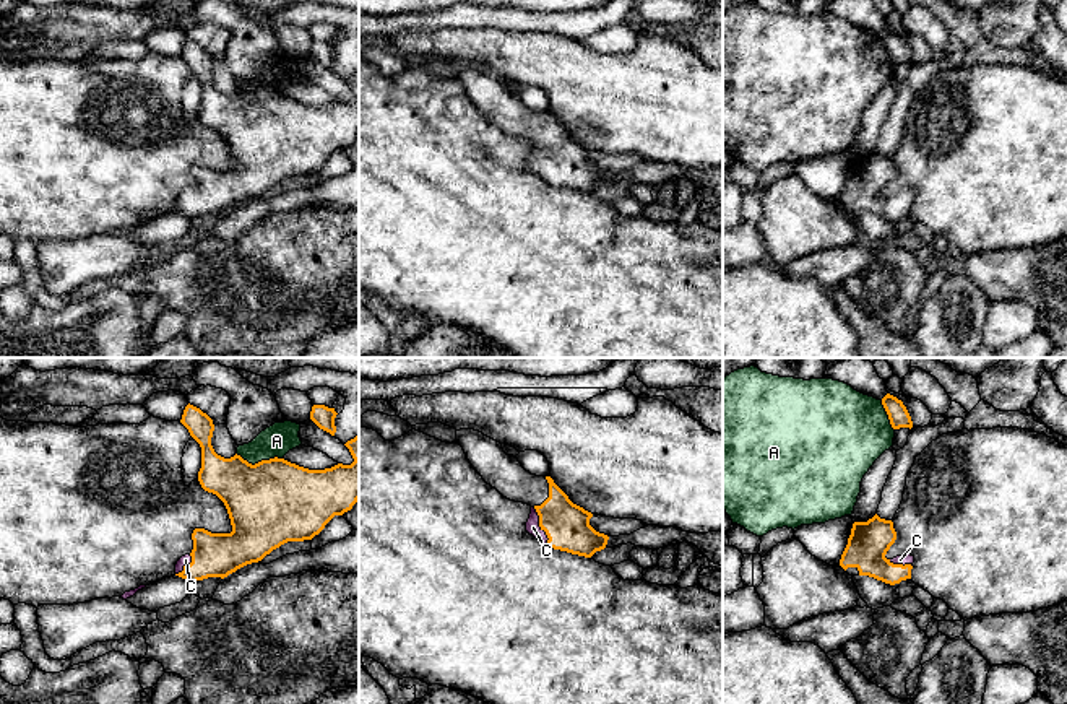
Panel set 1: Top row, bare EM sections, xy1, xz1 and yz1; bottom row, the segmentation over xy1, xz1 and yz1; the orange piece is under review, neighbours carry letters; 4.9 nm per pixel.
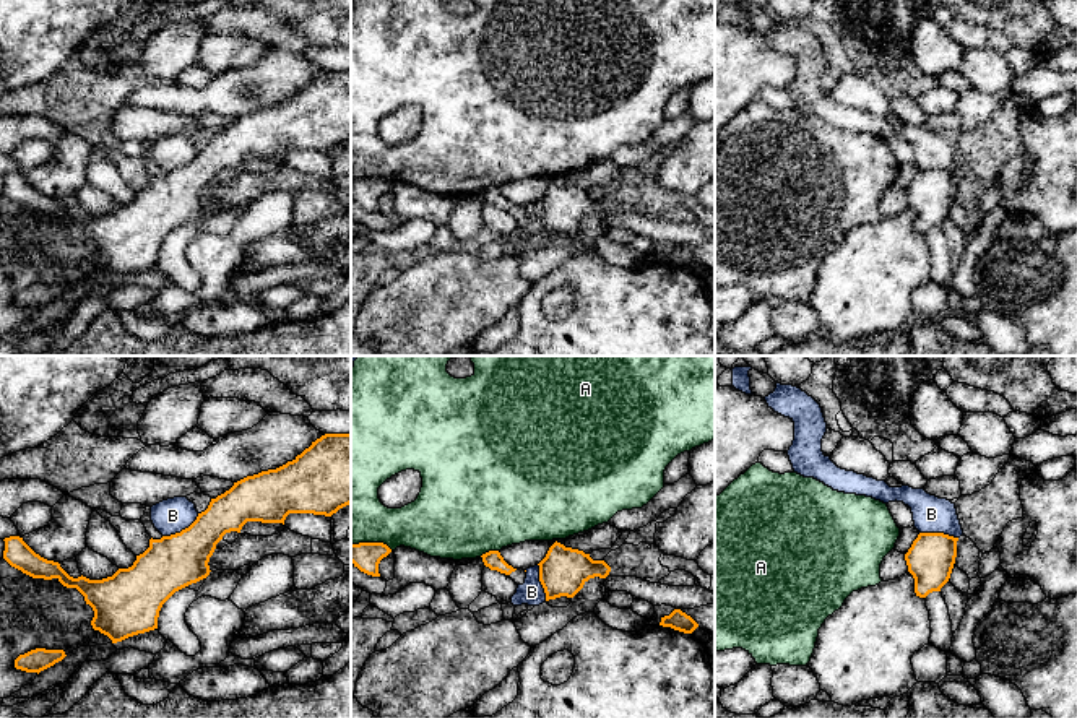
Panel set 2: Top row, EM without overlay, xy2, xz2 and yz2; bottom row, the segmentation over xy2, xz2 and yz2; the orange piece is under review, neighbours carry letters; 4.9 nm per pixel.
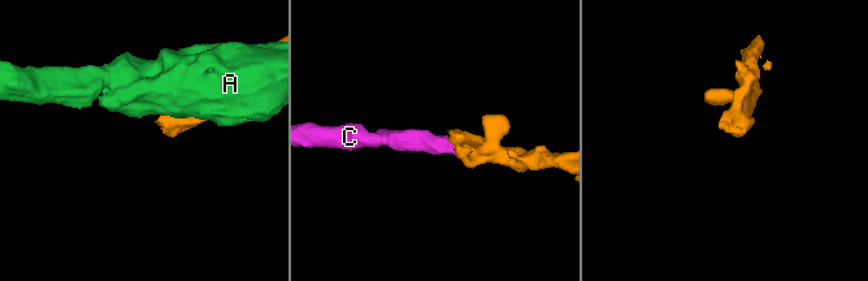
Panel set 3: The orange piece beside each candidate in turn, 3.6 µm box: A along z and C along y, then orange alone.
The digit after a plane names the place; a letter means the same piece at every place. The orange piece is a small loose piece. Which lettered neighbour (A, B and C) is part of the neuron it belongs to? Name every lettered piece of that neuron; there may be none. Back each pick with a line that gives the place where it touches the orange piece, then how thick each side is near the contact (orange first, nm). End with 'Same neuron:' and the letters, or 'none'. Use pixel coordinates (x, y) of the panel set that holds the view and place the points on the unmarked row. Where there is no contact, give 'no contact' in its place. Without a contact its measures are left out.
C: xz1 (539, 161) | 220/70 nm
Same neuron: C

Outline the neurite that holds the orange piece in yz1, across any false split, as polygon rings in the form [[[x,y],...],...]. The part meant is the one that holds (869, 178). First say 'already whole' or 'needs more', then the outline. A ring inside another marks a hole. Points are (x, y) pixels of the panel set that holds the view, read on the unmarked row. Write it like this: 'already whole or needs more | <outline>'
needs more | [[[877,150],[867,158],[854,158],[840,202],[845,206],[856,203],[859,211],[869,211],[890,221],[911,215],[914,192],[885,193],[895,176],[893,158]]]

